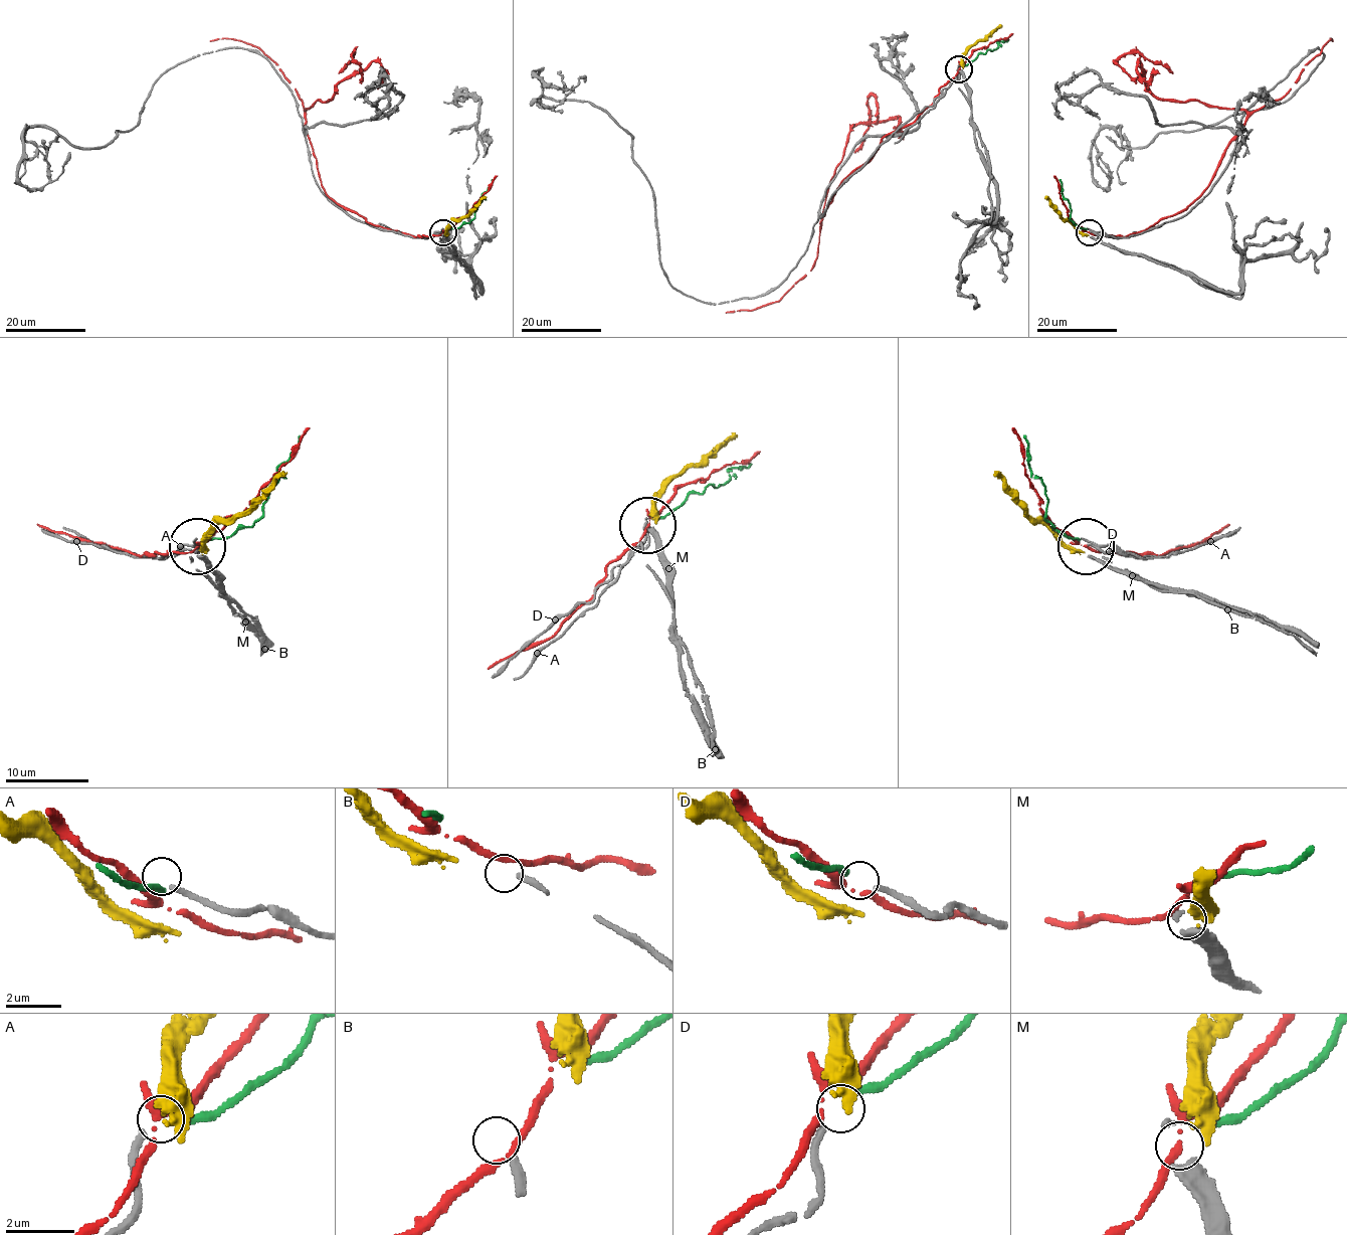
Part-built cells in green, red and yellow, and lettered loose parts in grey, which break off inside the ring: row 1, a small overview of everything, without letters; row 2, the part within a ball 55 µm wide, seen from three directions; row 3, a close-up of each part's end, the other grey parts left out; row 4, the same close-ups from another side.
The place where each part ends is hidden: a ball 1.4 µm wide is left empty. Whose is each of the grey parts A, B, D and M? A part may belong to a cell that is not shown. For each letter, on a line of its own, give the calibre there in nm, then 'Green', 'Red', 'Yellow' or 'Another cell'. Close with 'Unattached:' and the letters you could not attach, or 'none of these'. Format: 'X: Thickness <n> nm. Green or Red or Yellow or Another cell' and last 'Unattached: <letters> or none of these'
A: Thickness 190 nm. Another cell
B: Thickness 280 nm. Another cell
D: Thickness 190 nm. Green
M: Thickness 420 nm. Yellow
Unattached: A, B

